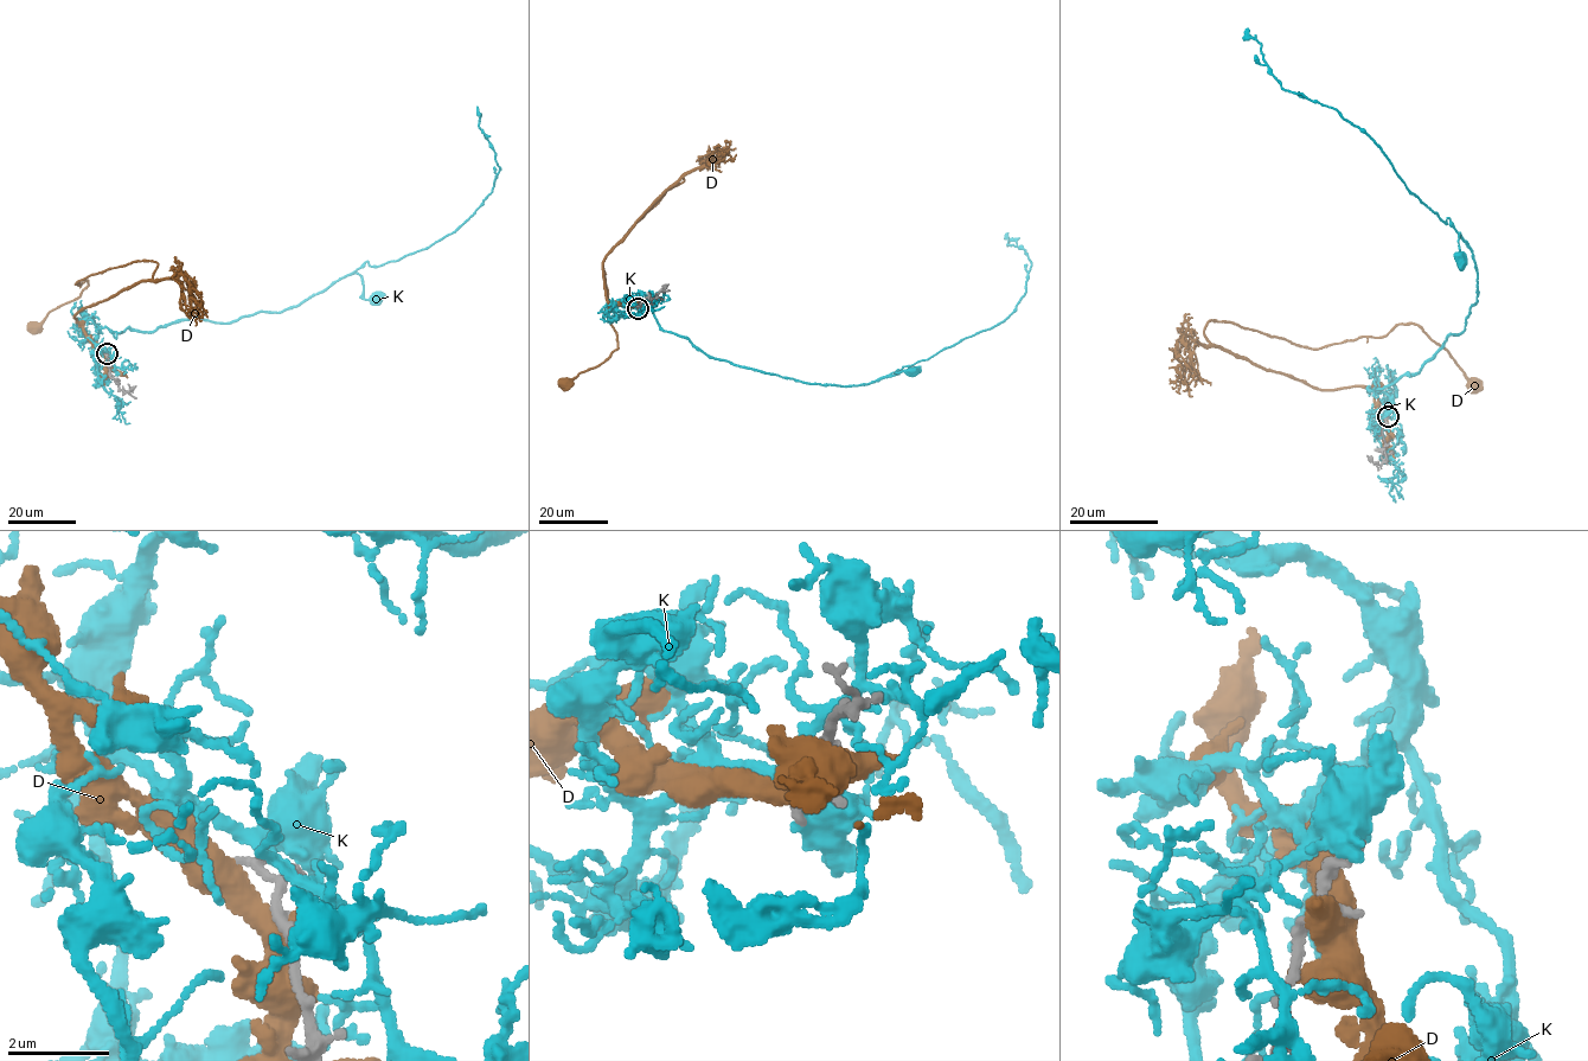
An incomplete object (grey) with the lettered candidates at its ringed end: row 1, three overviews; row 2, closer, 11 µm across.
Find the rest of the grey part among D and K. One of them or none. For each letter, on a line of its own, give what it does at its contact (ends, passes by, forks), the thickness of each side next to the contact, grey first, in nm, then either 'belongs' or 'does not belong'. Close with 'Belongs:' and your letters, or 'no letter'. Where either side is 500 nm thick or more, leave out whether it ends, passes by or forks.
D: it passes by | 160/460 nm | does not belong
K: it forks | 150/360 nm | belongs
Belongs: K

